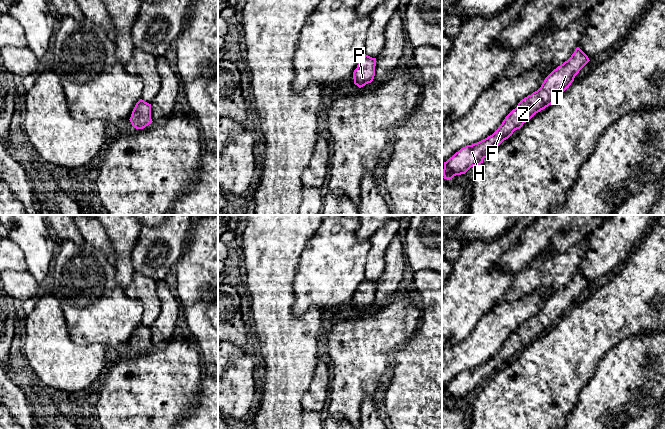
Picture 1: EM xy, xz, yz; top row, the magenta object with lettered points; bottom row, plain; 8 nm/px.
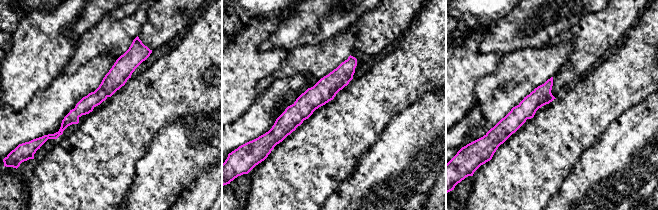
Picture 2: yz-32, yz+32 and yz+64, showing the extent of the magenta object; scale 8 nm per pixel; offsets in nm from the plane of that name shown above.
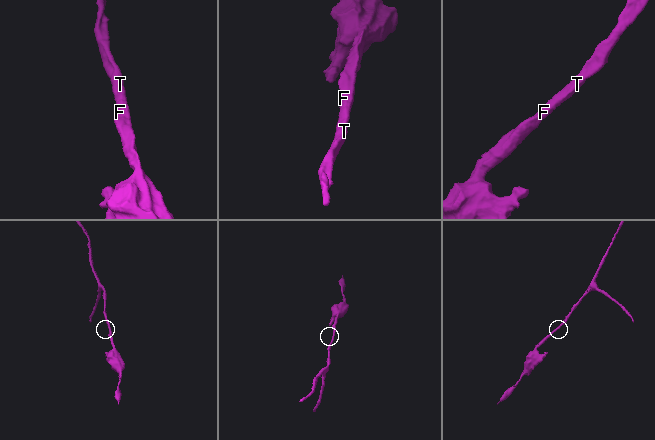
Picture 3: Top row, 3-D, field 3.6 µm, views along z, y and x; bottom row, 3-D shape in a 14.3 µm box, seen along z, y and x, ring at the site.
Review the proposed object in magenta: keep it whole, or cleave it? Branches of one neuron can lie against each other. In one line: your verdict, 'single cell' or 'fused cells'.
single cell

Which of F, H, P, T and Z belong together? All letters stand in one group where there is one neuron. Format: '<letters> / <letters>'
F H P T Z

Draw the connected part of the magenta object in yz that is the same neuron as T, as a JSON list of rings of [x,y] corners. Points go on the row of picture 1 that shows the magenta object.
[[[577,47],[567,61],[545,78],[537,91],[518,103],[492,135],[461,148],[444,162],[443,178],[452,179],[456,175],[465,174],[471,167],[483,163],[483,159],[489,157],[495,147],[508,139],[536,113],[551,105],[561,93],[569,88],[575,76],[589,61],[588,56]]]

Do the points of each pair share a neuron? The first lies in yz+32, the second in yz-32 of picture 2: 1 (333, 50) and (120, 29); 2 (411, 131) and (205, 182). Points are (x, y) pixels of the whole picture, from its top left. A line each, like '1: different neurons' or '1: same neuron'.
1: same neuron
2: different neurons

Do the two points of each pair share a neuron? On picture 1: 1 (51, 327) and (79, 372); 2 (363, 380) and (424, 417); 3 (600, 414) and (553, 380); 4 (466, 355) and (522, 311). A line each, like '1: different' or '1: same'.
1: same
2: different
3: different
4: same

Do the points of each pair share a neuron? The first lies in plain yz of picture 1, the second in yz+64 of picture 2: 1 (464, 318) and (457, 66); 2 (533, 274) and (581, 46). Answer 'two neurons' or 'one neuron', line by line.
1: one neuron
2: two neurons

